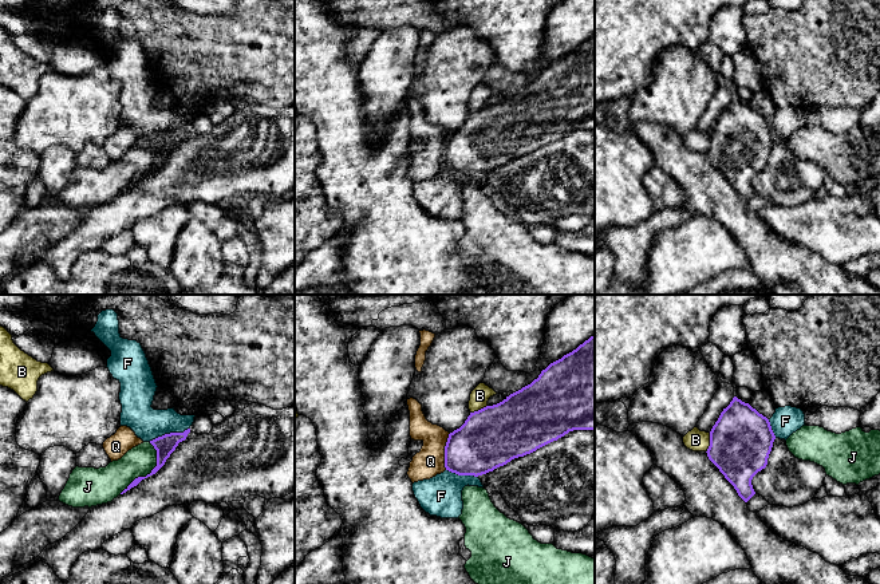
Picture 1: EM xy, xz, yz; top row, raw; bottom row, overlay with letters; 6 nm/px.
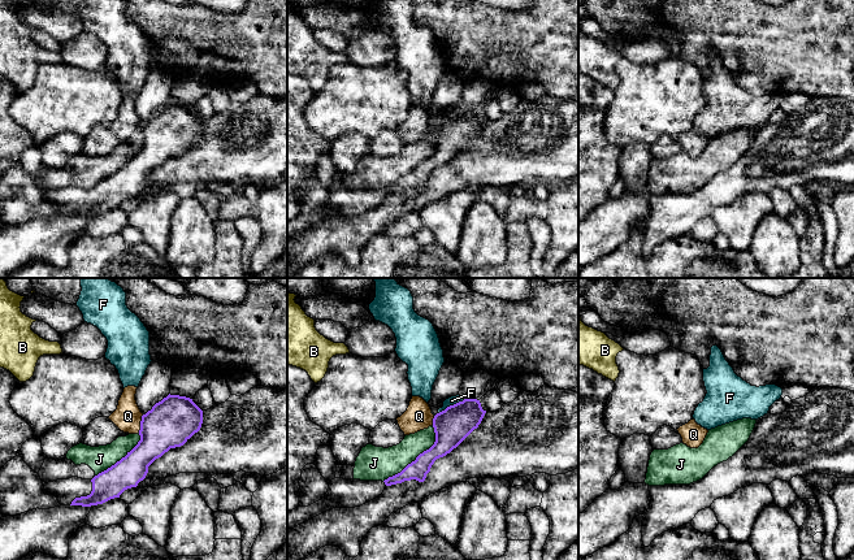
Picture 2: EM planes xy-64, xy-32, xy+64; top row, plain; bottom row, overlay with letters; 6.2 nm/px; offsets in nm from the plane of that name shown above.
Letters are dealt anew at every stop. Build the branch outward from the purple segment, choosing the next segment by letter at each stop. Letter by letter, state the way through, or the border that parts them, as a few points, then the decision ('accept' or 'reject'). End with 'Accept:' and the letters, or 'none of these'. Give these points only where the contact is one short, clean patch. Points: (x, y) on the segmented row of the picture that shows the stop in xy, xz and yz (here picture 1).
B: reject
F: border along xy (189, 427), (182, 431), (165, 433), (149, 441); reject
J: reject
Q: reject
Accept: none of these

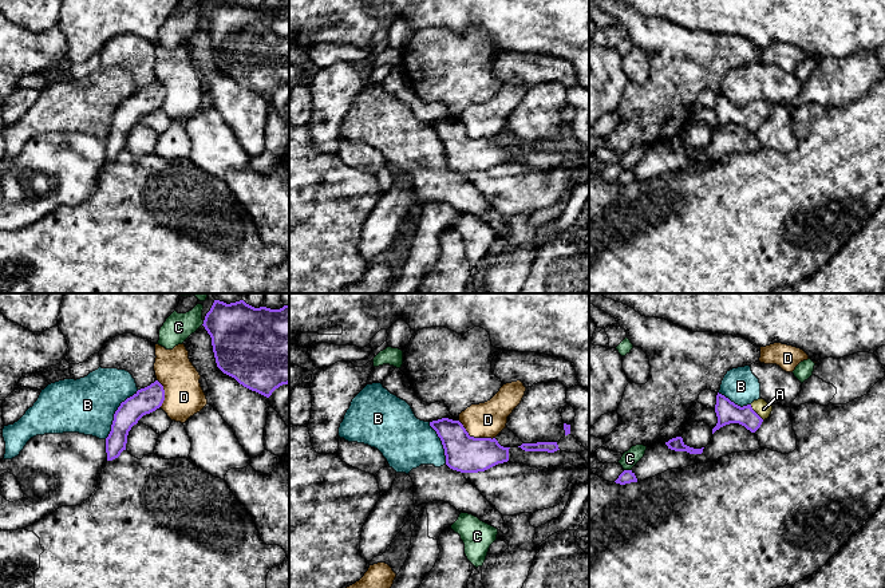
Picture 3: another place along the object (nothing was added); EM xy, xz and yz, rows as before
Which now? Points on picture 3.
A: accept
B: reject
C: reject
D: reject
Accept: A

